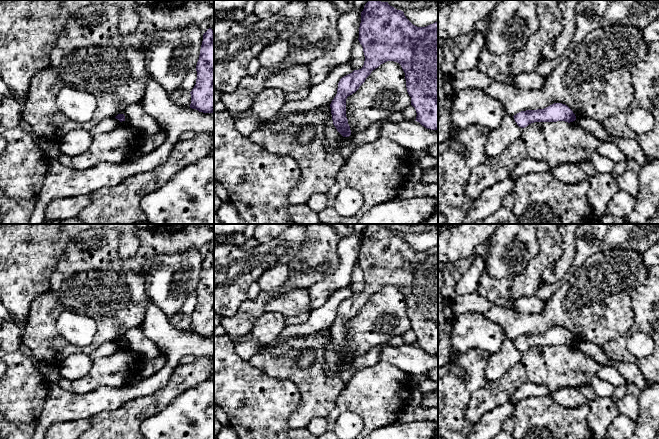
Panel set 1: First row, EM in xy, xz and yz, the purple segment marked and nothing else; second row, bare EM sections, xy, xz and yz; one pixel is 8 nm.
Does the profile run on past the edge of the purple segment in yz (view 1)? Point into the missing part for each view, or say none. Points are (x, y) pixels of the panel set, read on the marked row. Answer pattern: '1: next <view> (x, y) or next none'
1: next none

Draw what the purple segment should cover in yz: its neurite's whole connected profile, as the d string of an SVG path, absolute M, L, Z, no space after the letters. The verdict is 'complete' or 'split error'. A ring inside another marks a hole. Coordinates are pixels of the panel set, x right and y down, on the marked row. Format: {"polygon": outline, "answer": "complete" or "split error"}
{"polygon": "M554 103L544 109L521 111L513 116L517 125L521 128L527 127L534 122L573 122L576 116L565 104Z", "answer": "complete"}

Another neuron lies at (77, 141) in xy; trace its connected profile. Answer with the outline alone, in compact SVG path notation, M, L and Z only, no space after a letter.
M77 128L63 135L58 145L61 153L73 157L88 150L92 138L88 131Z

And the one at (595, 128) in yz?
M579 116L576 118L576 123L592 134L600 142L611 141L615 136L612 135L603 125L594 119Z

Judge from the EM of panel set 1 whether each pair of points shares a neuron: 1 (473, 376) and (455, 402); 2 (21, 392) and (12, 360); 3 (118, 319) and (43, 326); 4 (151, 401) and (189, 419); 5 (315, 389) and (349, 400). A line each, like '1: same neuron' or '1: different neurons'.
1: same neuron
2: same neuron
3: same neuron
4: different neurons
5: different neurons

